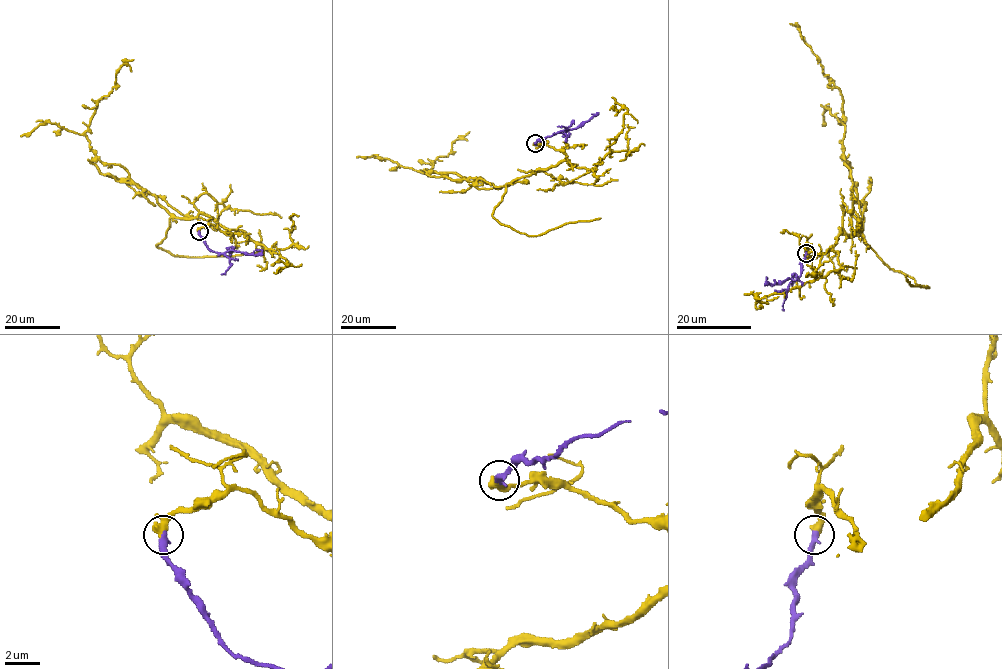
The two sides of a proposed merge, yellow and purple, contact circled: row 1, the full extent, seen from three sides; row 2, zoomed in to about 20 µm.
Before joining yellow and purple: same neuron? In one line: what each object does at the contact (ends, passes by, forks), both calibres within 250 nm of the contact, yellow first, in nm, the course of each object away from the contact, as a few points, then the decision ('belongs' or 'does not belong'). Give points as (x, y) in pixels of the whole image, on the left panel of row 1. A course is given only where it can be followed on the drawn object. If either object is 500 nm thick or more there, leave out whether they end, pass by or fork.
yellow passes by; purple ends there; 360 nm thick on the yellow side, 360 nm on the other; yellow runs (199, 231), (230, 232), (201, 213), (174, 218), (84, 133), (133, 59); purple runs (199, 231), (207, 246), (214, 252), (233, 250), (257, 255), (262, 252), (255, 250); belongs

